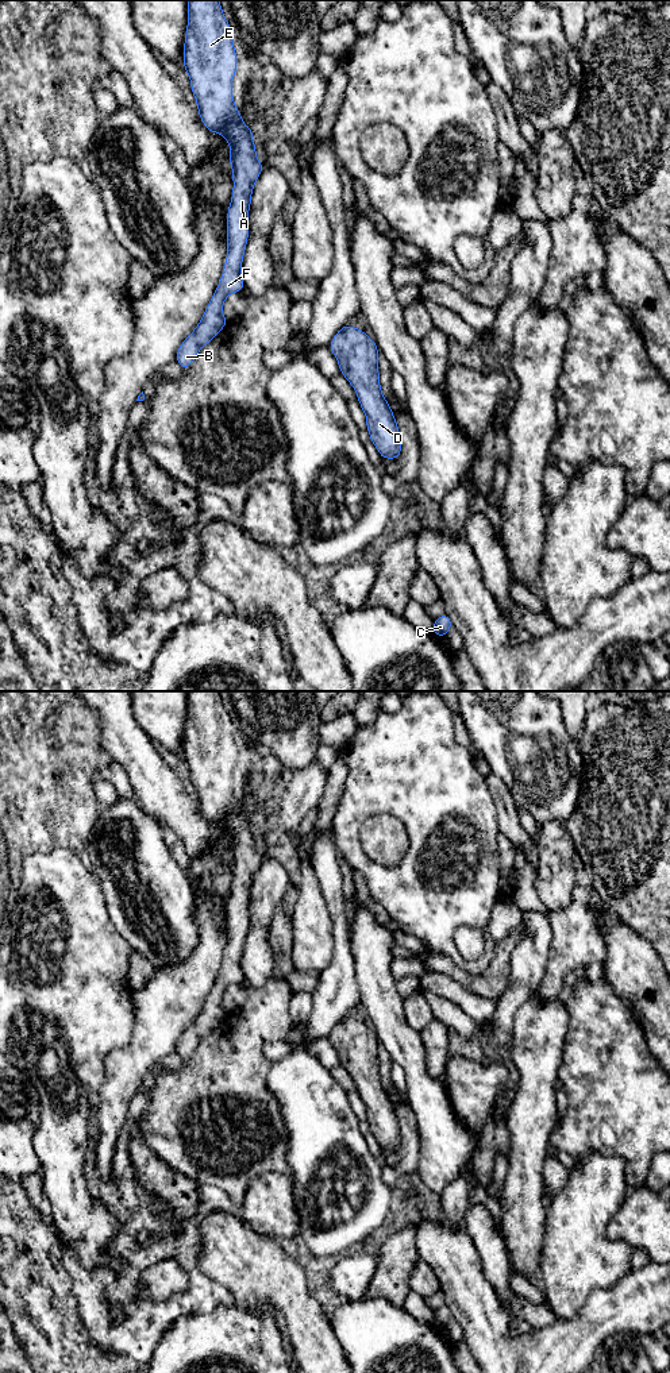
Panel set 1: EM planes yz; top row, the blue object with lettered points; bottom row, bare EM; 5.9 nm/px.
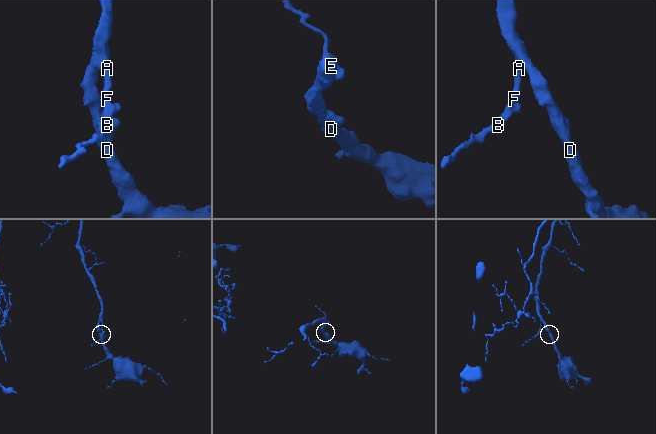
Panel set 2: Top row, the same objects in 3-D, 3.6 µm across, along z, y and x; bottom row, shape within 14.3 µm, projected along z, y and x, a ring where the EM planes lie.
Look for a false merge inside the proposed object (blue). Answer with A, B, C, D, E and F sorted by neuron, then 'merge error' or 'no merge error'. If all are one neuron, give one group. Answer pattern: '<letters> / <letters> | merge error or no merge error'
A B C D E F | no merge error

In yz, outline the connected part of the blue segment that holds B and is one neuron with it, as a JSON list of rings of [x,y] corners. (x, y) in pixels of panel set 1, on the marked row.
[[[188,0],[188,24],[184,41],[182,66],[185,68],[190,89],[197,103],[197,112],[201,123],[212,134],[219,132],[228,143],[231,154],[228,162],[232,167],[232,197],[227,209],[227,257],[222,273],[222,279],[208,302],[201,321],[193,332],[180,344],[176,362],[182,370],[193,363],[200,350],[207,346],[227,324],[223,315],[223,302],[231,293],[244,289],[242,277],[243,255],[249,240],[249,211],[255,181],[263,170],[263,165],[257,159],[257,149],[253,132],[243,120],[234,103],[232,78],[236,73],[238,58],[234,49],[235,35],[223,15],[219,0]]]

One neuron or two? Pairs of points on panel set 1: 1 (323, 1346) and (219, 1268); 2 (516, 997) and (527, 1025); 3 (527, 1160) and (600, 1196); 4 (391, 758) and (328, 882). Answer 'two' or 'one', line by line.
1: one
2: two
3: two
4: two

